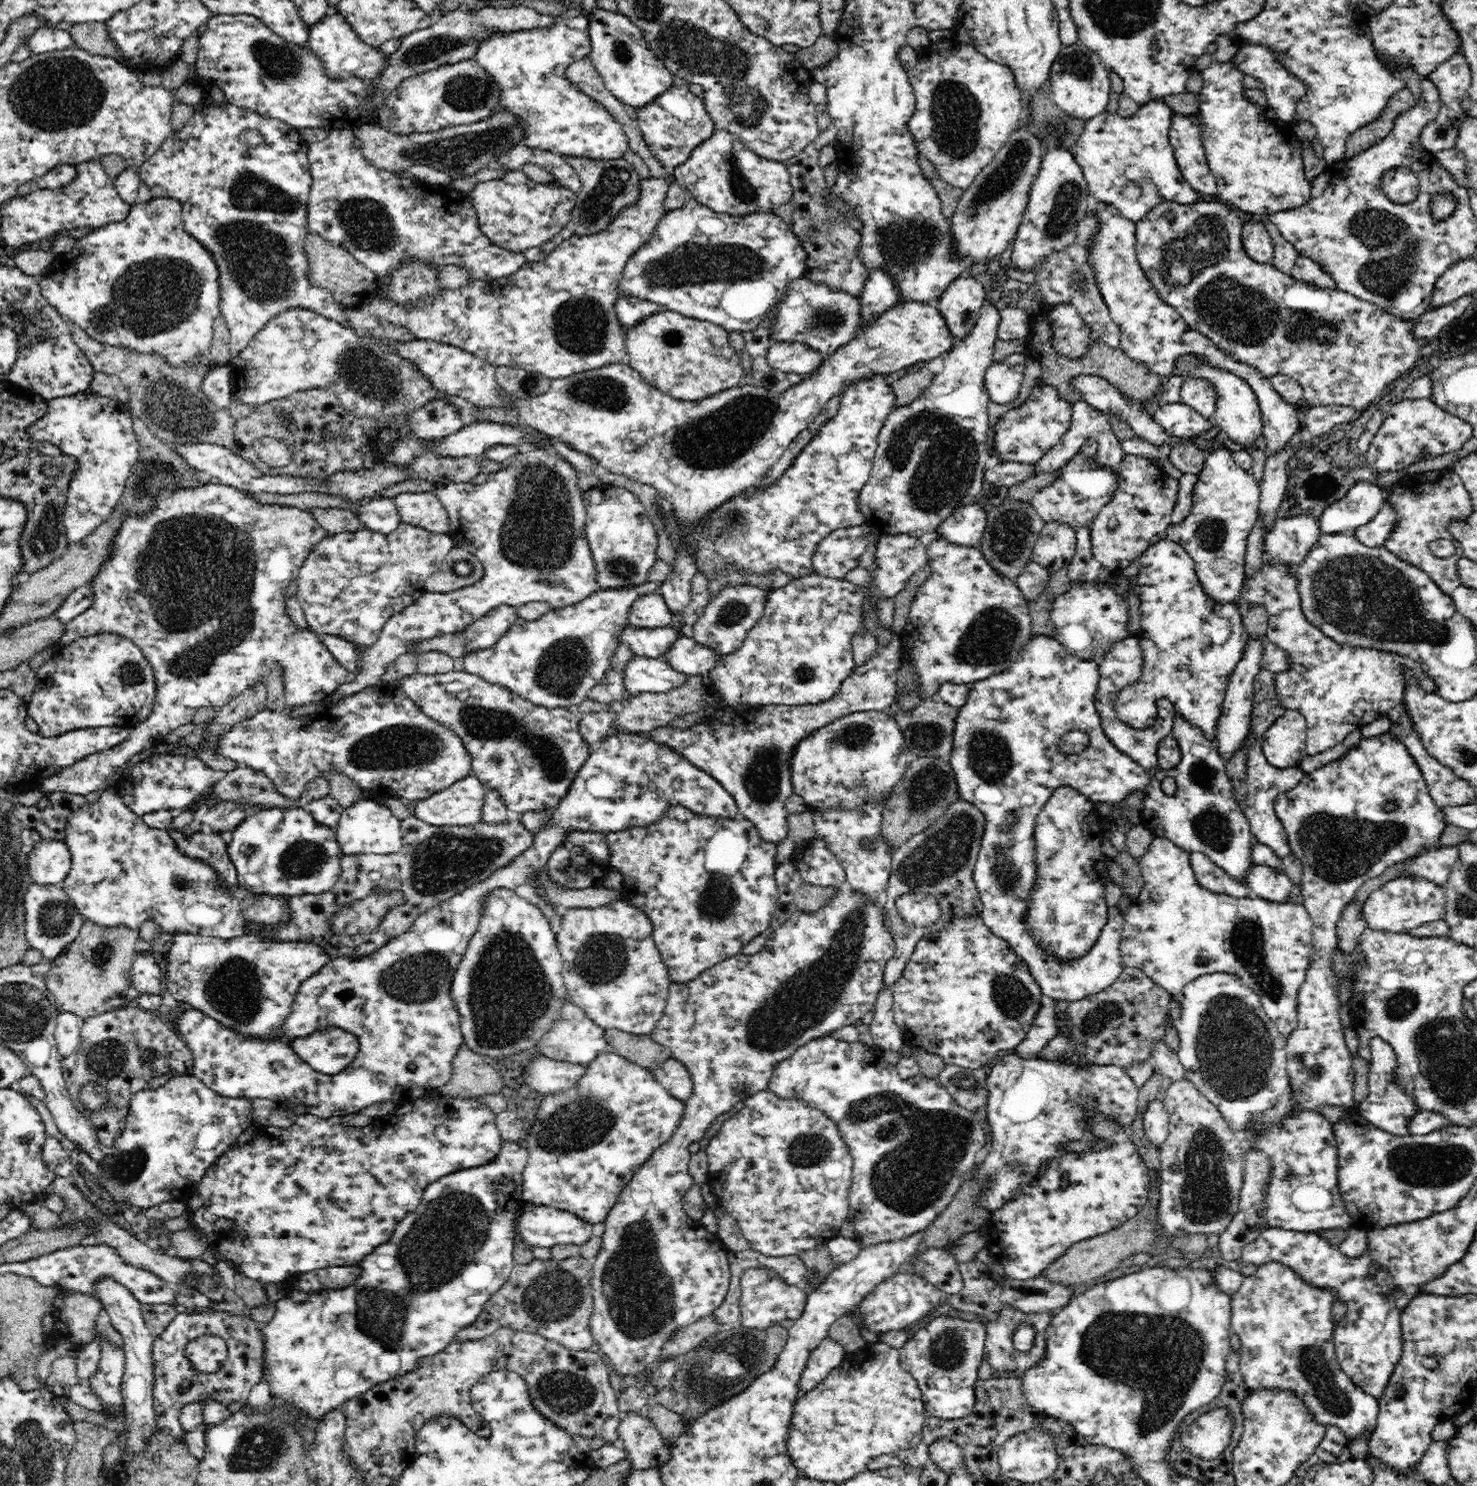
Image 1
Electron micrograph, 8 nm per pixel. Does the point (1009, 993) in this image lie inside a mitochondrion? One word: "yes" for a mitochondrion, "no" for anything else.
yes

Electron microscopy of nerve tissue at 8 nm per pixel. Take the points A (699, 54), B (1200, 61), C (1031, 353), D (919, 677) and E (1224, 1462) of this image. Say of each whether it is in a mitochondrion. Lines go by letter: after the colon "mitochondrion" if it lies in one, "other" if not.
A: mitochondrion
B: other
C: other
D: other
E: other

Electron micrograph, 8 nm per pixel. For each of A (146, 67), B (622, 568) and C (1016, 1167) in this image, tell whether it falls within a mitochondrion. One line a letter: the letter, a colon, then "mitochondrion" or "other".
A: other
B: mitochondrion
C: mitochondrion

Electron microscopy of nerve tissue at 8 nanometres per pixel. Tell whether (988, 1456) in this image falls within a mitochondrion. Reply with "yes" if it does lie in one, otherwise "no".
no

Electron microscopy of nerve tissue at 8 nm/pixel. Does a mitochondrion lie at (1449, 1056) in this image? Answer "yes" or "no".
yes

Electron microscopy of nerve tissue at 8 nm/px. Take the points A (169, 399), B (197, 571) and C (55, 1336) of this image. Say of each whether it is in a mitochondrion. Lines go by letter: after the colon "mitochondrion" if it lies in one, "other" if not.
A: mitochondrion
B: mitochondrion
C: other

